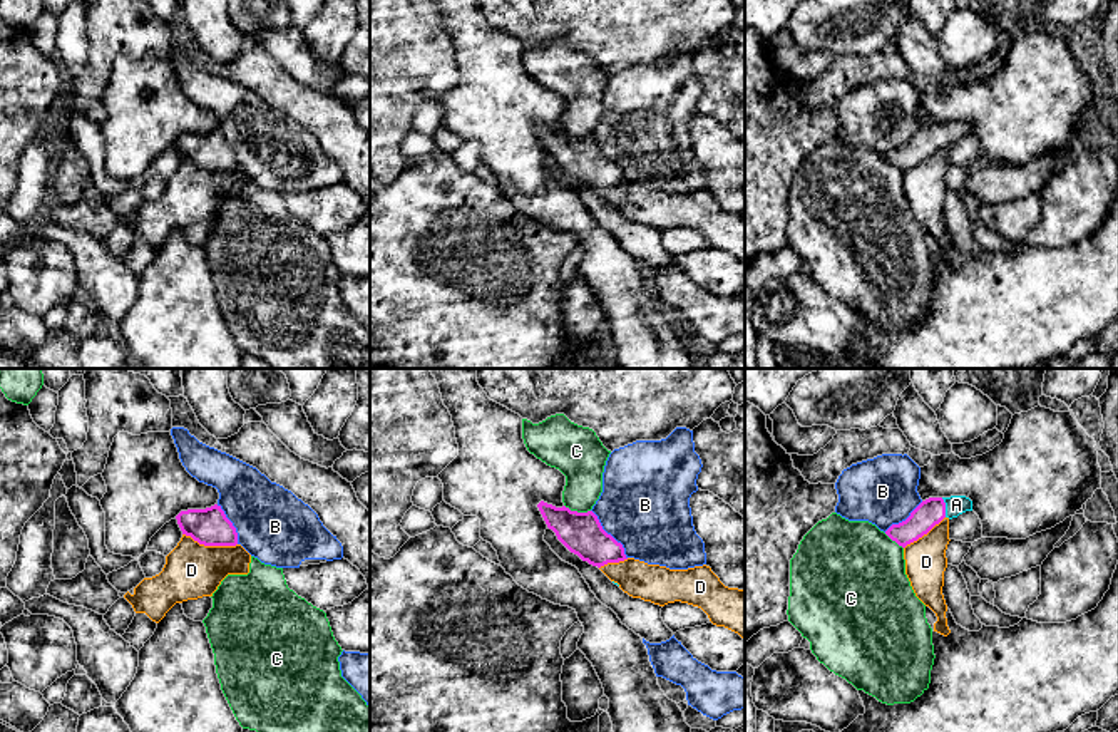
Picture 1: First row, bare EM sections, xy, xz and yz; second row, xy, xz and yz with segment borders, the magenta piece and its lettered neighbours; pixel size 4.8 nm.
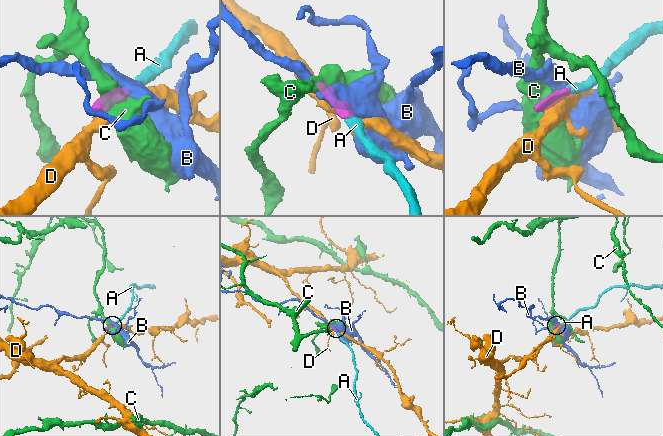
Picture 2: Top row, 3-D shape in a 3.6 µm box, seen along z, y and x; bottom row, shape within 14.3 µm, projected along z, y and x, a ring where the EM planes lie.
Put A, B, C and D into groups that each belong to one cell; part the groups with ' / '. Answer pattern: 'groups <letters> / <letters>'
groups A / B / C / D

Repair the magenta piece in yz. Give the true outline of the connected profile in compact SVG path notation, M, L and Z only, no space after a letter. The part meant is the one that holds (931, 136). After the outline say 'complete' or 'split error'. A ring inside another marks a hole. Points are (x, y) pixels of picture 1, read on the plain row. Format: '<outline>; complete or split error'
M966 121L929 122L922 126L905 146L892 149L885 159L905 173L927 159L944 142L952 144L966 136L972 136L972 126Z; split error

